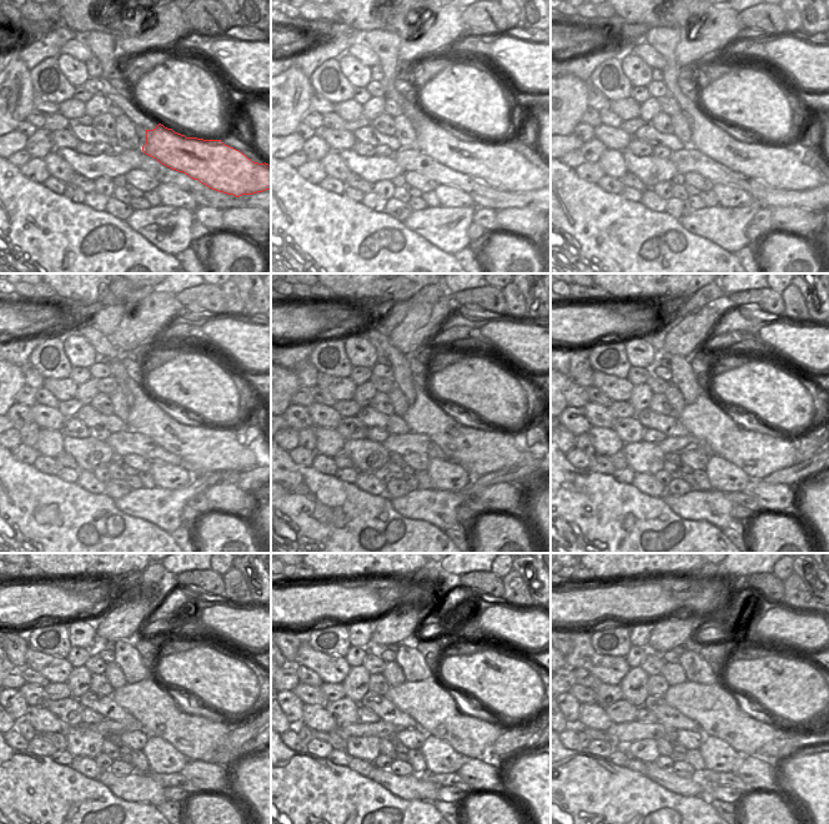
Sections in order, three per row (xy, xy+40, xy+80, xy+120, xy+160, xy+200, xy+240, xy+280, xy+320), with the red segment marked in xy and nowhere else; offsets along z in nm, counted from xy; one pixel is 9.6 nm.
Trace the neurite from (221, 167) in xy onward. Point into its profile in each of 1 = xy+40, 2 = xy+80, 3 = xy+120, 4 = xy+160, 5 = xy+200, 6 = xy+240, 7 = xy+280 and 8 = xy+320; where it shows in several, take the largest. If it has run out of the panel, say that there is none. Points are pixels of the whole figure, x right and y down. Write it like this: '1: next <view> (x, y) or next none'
1: next xy+40 (497, 165)
2: next xy+80 (779, 166)
3: next xy+120 (210, 450)
4: next xy+160 (480, 452)
5: next xy+200 (758, 455)
6: next xy+240 (155, 707)
7: next xy+280 (437, 712)
8: next xy+320 (718, 712)

